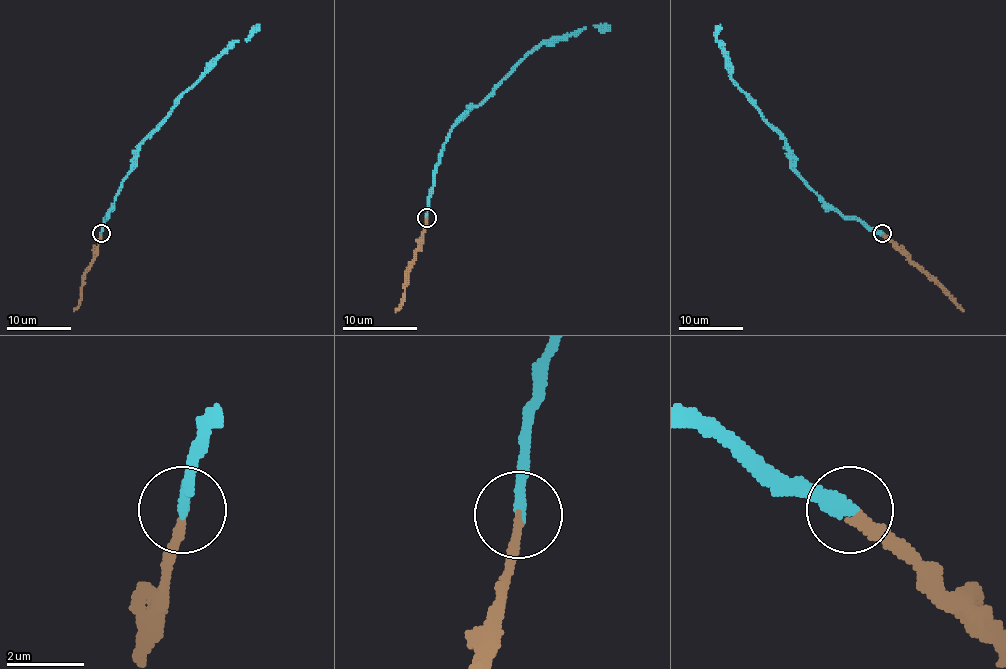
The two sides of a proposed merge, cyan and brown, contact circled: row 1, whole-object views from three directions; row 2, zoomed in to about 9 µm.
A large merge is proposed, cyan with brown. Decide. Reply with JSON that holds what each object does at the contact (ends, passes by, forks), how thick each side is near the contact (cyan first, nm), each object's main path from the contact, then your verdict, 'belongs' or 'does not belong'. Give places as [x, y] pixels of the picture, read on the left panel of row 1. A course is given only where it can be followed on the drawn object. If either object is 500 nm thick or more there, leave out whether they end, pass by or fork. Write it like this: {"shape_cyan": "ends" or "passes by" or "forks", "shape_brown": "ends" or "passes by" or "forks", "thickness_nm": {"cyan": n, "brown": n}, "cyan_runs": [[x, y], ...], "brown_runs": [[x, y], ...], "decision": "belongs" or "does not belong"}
{"shape_cyan": "ends", "shape_brown": "ends", "thickness_nm": {"cyan": 300, "brown": 240}, "cyan_runs": [[101, 234], [114, 197], [132, 168], [133, 151], [174, 103], [233, 43], [245, 40], [259, 24]], "brown_runs": [[101, 234], [98, 253], [85, 274], [80, 305], [74, 311]], "decision": "belongs"}

